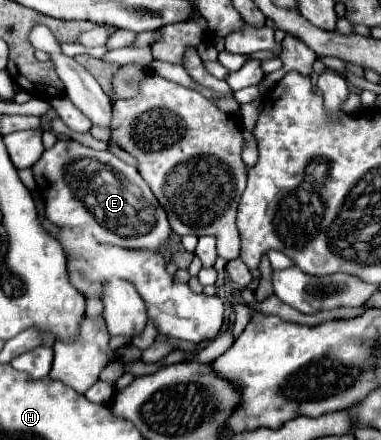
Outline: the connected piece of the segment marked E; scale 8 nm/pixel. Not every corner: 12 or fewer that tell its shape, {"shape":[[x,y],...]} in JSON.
{"shape":[[59,139],[31,167],[47,219],[157,251],[171,227],[139,171]]}

